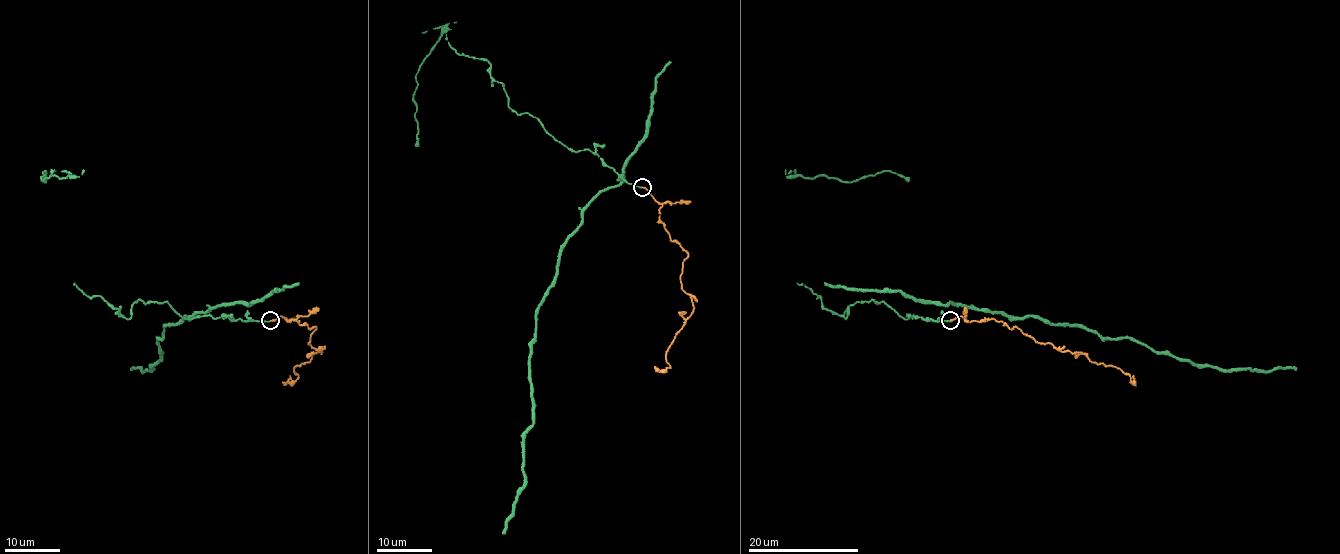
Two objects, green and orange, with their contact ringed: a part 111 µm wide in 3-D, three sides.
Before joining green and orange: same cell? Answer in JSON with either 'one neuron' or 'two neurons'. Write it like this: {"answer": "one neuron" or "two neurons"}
{"answer": "one neuron"}

